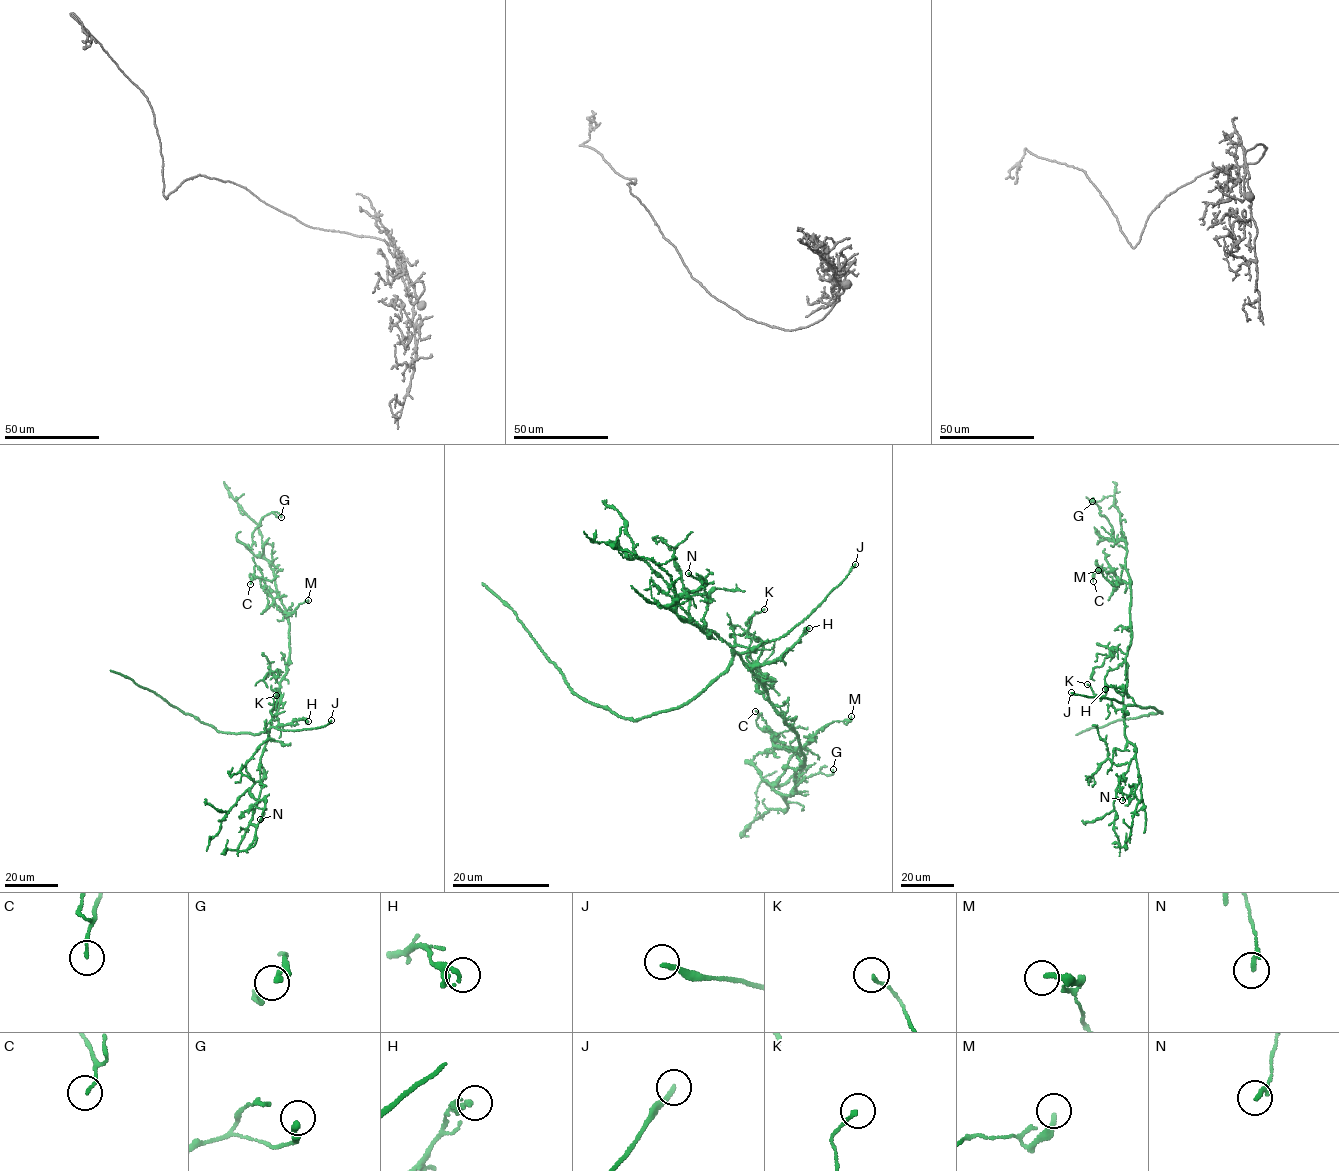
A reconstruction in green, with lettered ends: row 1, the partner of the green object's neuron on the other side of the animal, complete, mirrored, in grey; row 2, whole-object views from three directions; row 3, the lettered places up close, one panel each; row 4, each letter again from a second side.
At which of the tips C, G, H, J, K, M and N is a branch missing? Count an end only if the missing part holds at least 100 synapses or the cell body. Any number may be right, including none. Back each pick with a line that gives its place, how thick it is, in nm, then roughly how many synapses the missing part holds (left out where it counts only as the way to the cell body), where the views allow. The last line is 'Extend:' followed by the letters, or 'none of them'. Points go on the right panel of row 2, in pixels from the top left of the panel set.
J: at (1071, 692); 200 nm thick
Extend: J

